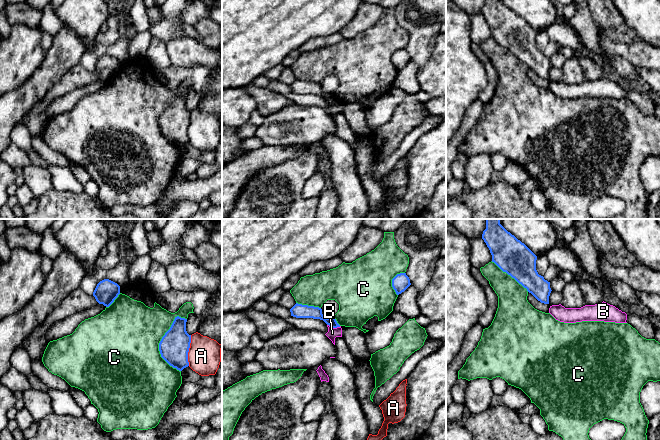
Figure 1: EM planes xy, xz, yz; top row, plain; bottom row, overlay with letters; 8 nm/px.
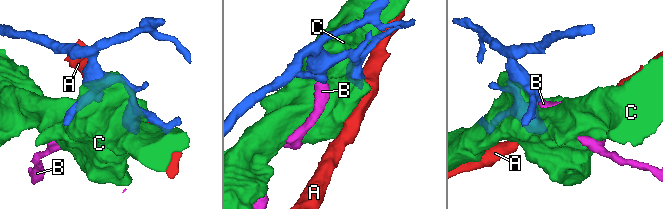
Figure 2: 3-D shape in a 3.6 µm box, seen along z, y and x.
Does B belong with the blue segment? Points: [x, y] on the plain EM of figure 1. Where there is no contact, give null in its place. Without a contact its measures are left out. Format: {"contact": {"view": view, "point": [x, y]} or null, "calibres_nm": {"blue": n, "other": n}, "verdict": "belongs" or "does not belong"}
{"contact": {"view": "xz", "point": [334, 103]}, "calibres_nm": {"blue": 100, "other": 90}, "verdict": "does not belong"}

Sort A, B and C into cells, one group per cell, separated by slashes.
A / B / C

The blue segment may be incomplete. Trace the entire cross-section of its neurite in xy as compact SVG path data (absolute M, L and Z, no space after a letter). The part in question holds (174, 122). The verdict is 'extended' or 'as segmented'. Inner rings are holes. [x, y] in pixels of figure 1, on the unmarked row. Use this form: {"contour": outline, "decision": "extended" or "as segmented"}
{"contour": "M175 93L170 105L159 119L161 133L173 144L182 147L189 142L191 111L186 107L187 95Z", "decision": "as segmented"}

